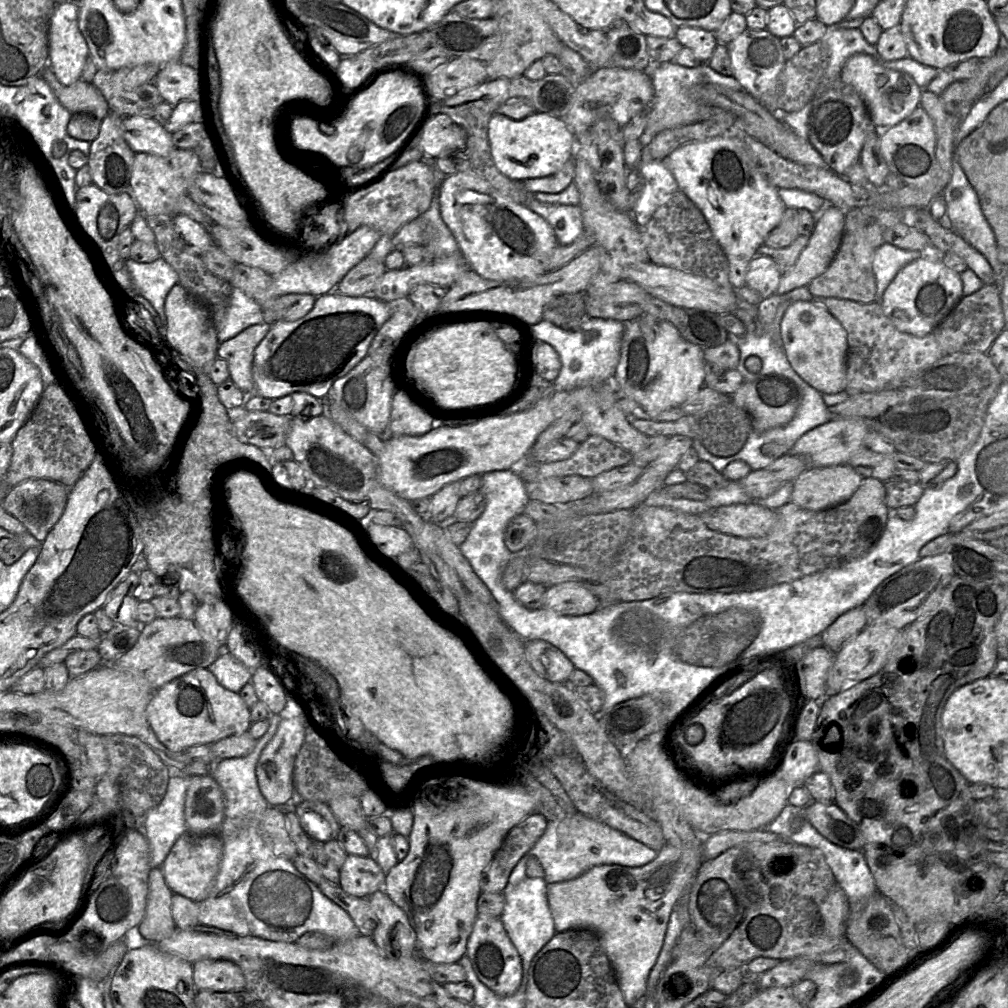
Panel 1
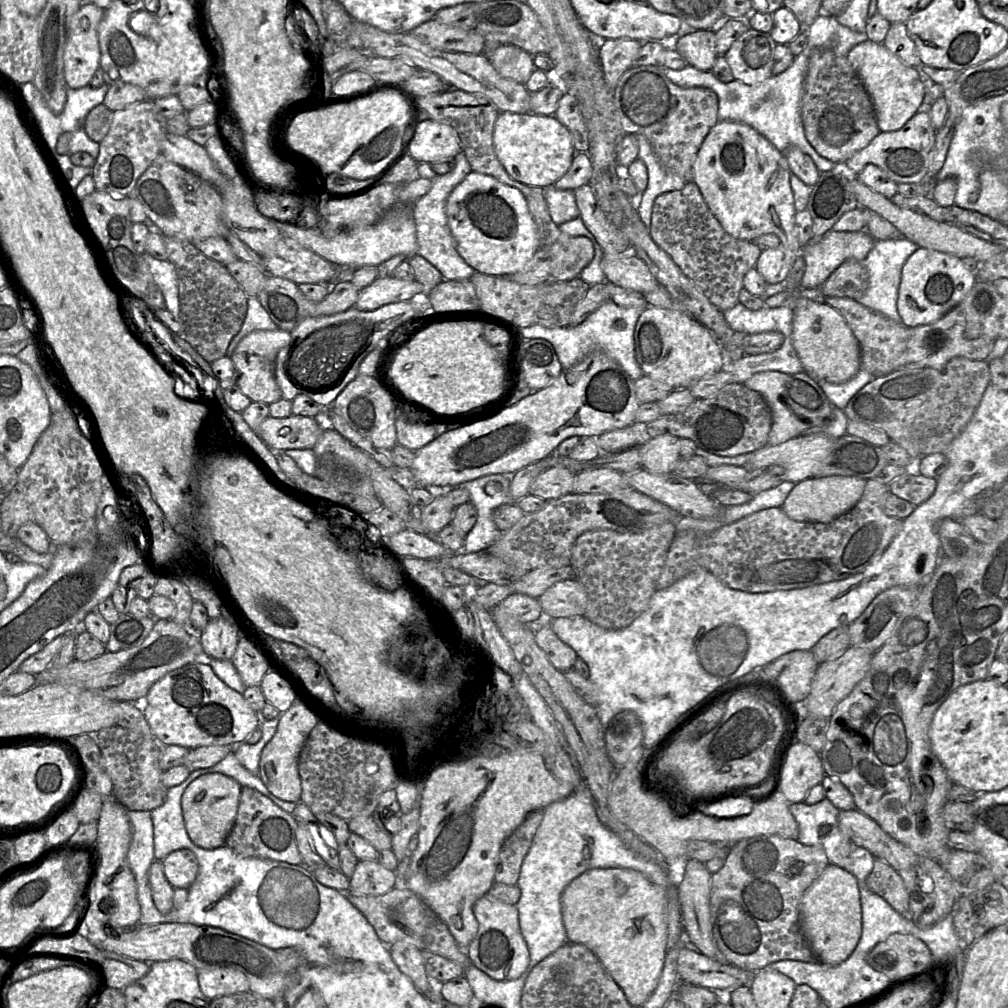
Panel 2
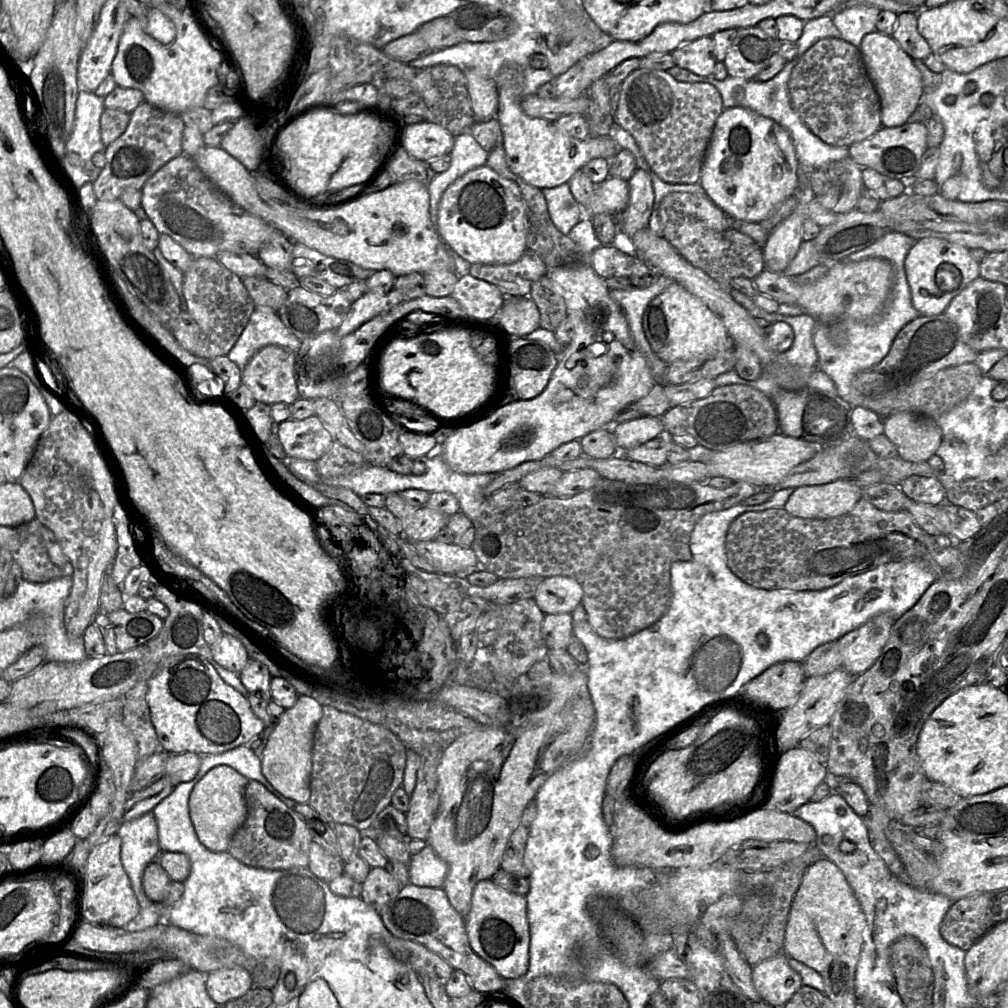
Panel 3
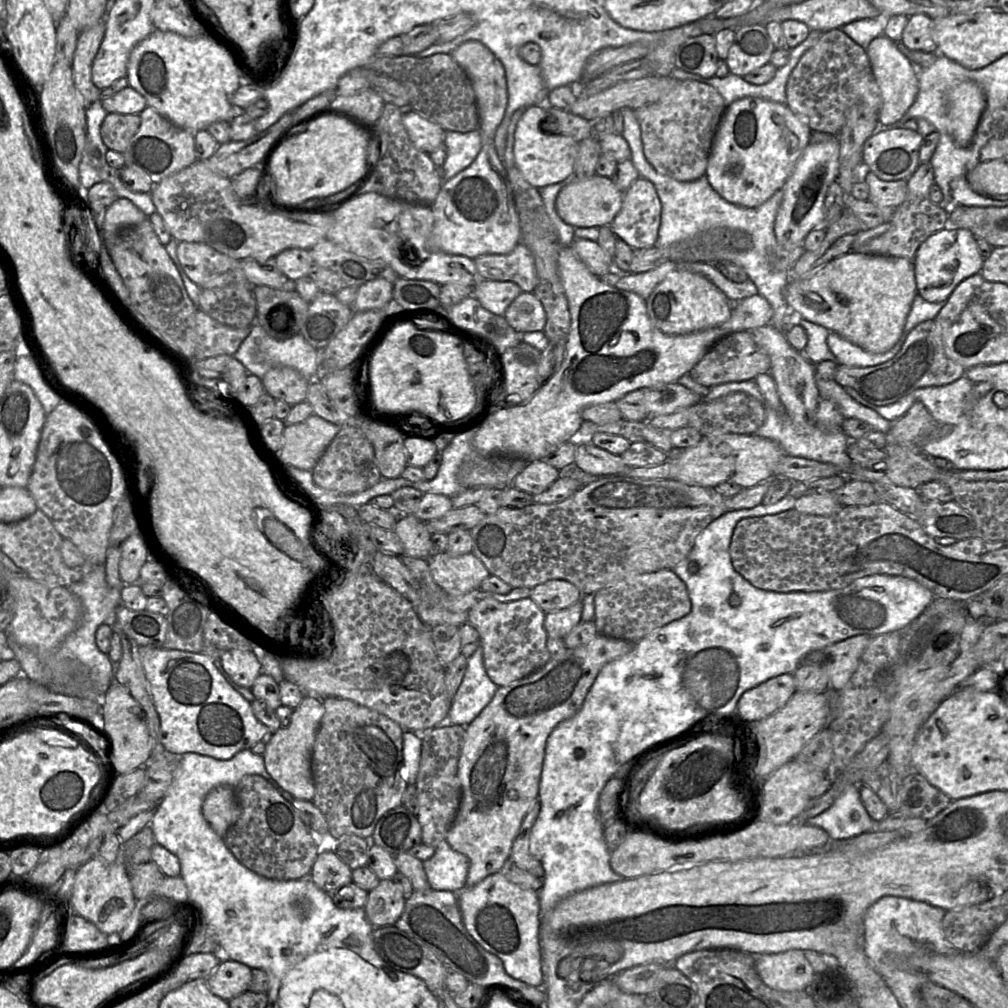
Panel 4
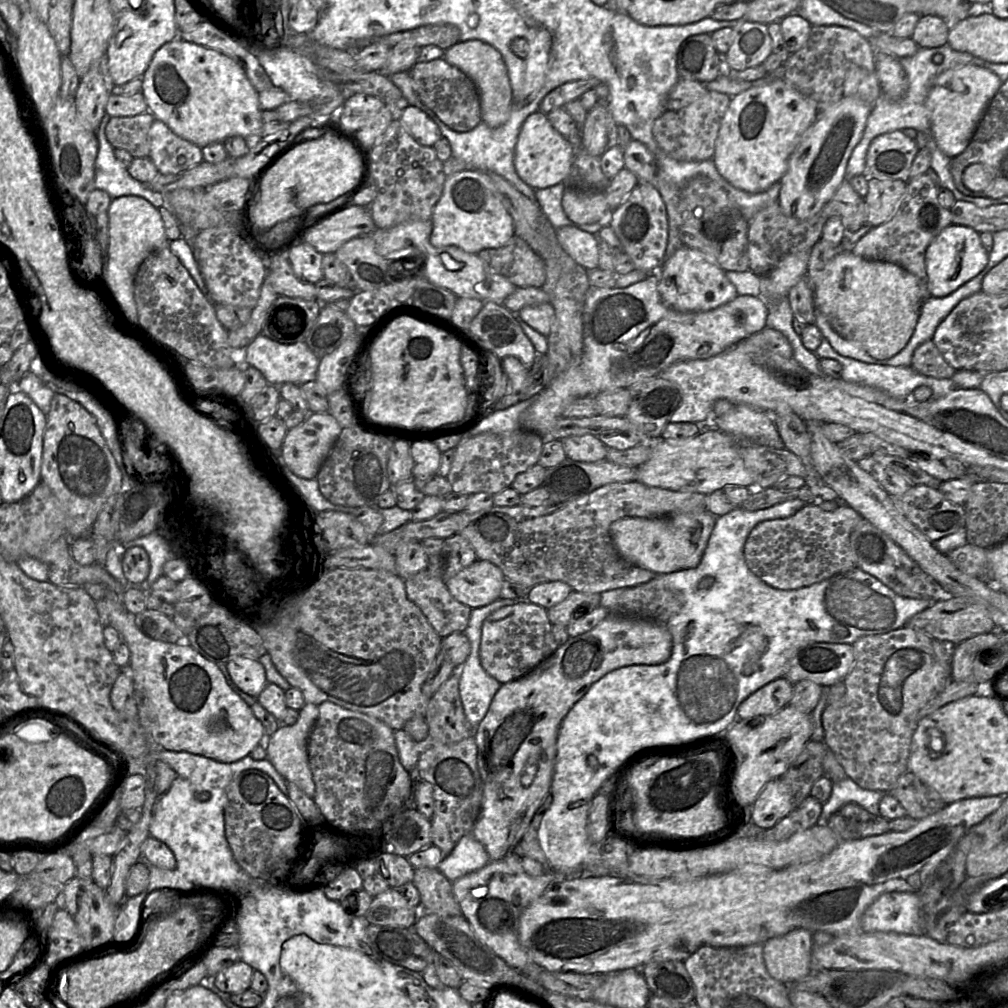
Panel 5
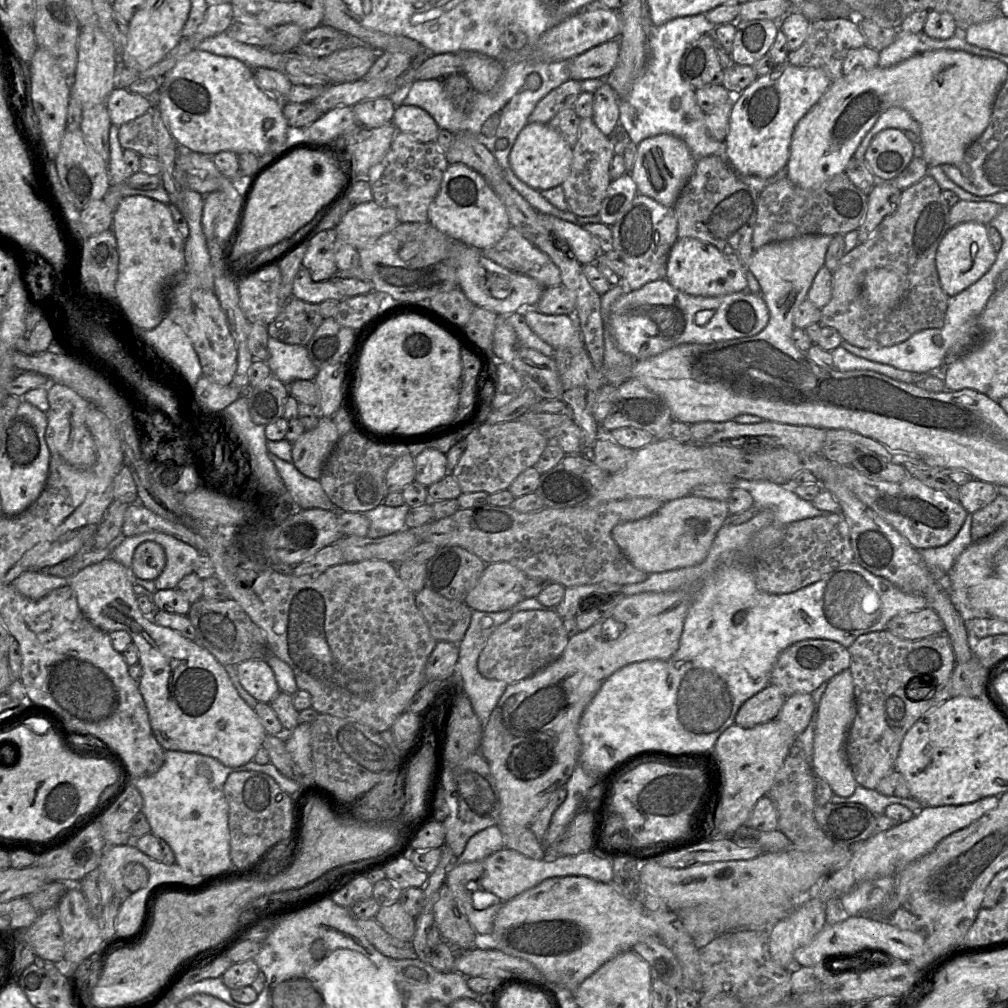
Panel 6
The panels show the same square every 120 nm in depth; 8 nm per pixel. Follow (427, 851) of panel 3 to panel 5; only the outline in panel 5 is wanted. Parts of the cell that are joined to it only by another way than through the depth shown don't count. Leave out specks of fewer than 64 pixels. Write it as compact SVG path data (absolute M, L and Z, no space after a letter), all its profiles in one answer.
M465 834L452 852L444 857L437 869L451 882L483 868L490 861L484 846L471 834Z

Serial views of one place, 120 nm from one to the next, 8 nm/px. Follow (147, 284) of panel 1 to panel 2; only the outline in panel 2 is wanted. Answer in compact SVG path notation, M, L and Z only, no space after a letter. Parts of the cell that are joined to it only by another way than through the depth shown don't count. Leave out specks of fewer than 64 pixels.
M146 252L140 253L151 272L155 283L162 291L165 306L173 316L180 316L180 301L176 272L173 264L168 260L158 260Z

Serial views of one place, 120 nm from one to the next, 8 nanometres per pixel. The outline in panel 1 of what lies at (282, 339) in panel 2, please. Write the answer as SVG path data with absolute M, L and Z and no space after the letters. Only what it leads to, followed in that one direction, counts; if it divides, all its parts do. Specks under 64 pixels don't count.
M264 322L252 325L218 345L217 357L227 362L230 379L246 395L255 394L252 377L254 351L270 327Z

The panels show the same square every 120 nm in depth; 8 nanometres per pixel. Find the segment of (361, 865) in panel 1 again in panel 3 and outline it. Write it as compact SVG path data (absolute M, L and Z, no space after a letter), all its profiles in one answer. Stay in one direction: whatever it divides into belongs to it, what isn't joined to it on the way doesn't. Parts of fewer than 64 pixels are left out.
M371 868L362 884L361 899L377 912L395 898L401 888L400 882L385 868Z

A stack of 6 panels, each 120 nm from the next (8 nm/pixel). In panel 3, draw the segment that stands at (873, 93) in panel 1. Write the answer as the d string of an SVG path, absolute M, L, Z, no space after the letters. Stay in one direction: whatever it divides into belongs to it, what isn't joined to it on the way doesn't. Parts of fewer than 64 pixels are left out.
M878 31L864 36L859 51L867 74L880 99L882 126L891 128L906 124L923 99L922 78L913 59L892 36Z

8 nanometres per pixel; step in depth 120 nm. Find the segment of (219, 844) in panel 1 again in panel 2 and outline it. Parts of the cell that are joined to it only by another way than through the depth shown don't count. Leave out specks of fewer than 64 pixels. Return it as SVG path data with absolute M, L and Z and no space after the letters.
M189 849L173 851L161 862L165 877L174 889L189 889L198 875L197 857Z

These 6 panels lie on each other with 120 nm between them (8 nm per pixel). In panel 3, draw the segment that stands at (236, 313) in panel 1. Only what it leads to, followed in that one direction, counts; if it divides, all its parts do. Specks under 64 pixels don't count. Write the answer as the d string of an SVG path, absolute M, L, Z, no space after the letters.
M255 307L227 357L242 370L255 353L267 345L285 346L297 353L302 341L285 326L277 312L267 307Z

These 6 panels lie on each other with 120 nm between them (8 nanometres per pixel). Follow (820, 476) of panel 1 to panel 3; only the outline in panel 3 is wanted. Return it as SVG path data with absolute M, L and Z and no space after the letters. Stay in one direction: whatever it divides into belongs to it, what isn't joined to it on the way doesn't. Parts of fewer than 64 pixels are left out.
M839 479L795 488L783 508L794 517L830 519L851 511L861 496L862 487Z

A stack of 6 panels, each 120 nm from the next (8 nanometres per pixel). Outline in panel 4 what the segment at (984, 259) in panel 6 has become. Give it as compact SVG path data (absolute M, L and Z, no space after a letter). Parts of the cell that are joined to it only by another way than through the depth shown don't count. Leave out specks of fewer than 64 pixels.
M953 228L939 230L919 246L913 260L917 293L928 302L946 302L962 281L980 273L983 262L976 238L969 230Z

